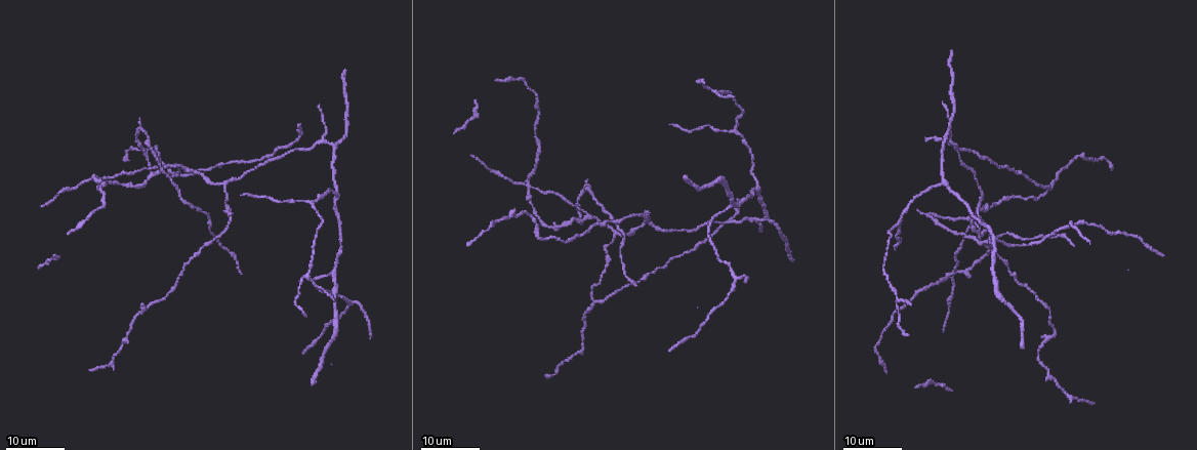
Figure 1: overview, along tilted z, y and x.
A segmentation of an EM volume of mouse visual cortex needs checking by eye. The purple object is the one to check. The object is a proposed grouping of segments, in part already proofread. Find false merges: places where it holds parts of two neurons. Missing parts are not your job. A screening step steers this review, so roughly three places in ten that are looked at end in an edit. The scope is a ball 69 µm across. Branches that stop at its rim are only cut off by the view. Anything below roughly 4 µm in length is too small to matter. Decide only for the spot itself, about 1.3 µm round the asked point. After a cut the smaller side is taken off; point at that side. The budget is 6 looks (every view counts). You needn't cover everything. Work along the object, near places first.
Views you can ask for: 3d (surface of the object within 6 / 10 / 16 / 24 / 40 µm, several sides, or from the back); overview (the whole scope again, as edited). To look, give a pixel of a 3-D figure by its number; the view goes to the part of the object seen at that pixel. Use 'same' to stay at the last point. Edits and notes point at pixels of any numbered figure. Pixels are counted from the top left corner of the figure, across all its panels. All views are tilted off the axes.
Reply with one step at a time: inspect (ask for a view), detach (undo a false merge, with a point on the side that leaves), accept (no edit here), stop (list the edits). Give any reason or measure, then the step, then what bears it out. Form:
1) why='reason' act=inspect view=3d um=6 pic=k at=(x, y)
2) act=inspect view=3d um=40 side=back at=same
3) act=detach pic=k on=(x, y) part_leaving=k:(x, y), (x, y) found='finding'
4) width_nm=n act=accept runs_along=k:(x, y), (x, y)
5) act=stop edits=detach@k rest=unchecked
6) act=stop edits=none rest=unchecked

why='three arms meet' act=inspect view=3d um=16 pic=1 at=(226, 186)

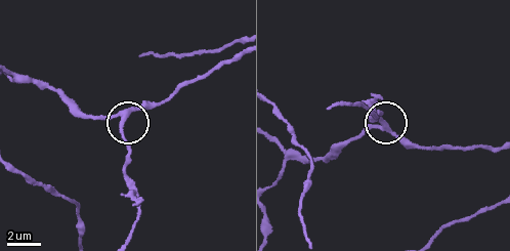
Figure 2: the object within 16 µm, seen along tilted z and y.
act=inspect view=3d um=10 pic=2 at=(124, 120)

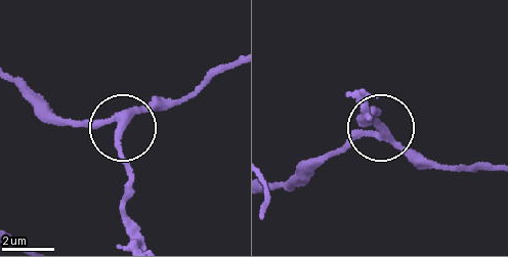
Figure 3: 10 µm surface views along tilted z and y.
side_arm_um=52 arms=3 act=accept found='all the same neuron'

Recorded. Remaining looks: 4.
why='a fork' act=inspect view=3d um=24 pic=1 at=(755, 185)

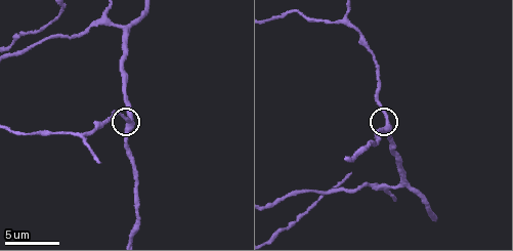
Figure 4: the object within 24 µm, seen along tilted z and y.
why='zoom in' act=inspect view=3d um=10 pic=4 at=(389, 123)

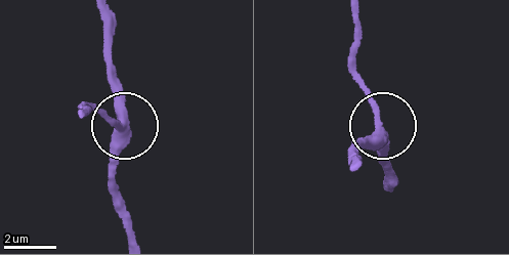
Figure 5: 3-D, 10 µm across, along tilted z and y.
width_nm=360 act=accept runs_along=5:(103, 16), (110, 86), (122, 123), (92, 102) found='one neuron here'

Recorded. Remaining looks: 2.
why='arms part here' act=inspect view=3d um=6 pic=4 at=(343, 22)

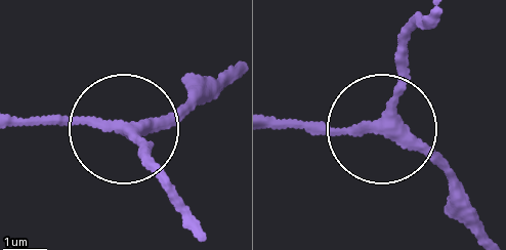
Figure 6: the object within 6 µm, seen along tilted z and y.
act=inspect view=3d um=6 side=back pic=6 at=(381, 126)

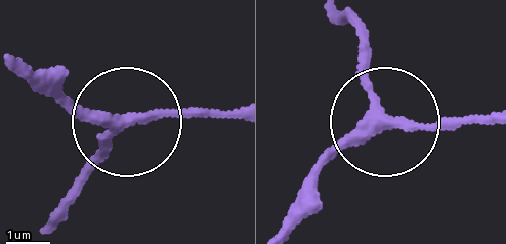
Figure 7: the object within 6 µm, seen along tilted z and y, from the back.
width_nm=240 act=accept runs_along=7:(284, 220), (353, 141), (398, 124), (495, 121) found='one neuron here'

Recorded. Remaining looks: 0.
act=stop edits=none rest=unchecked

